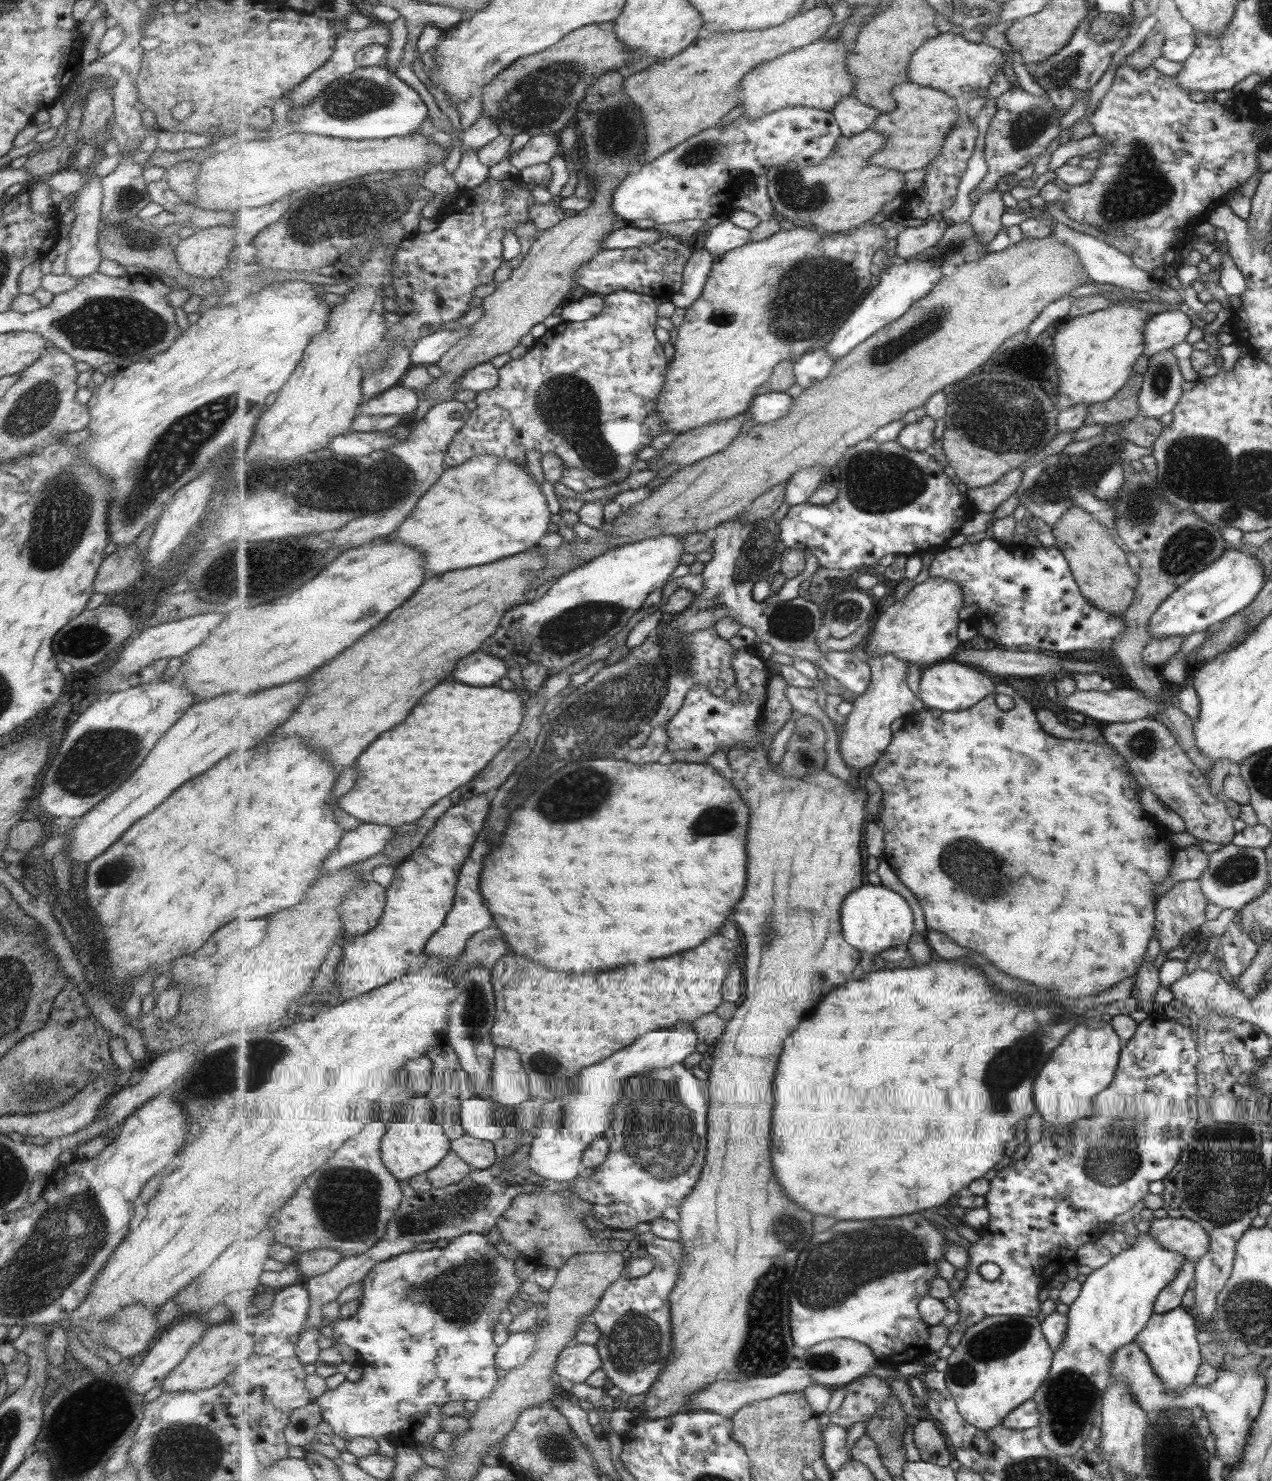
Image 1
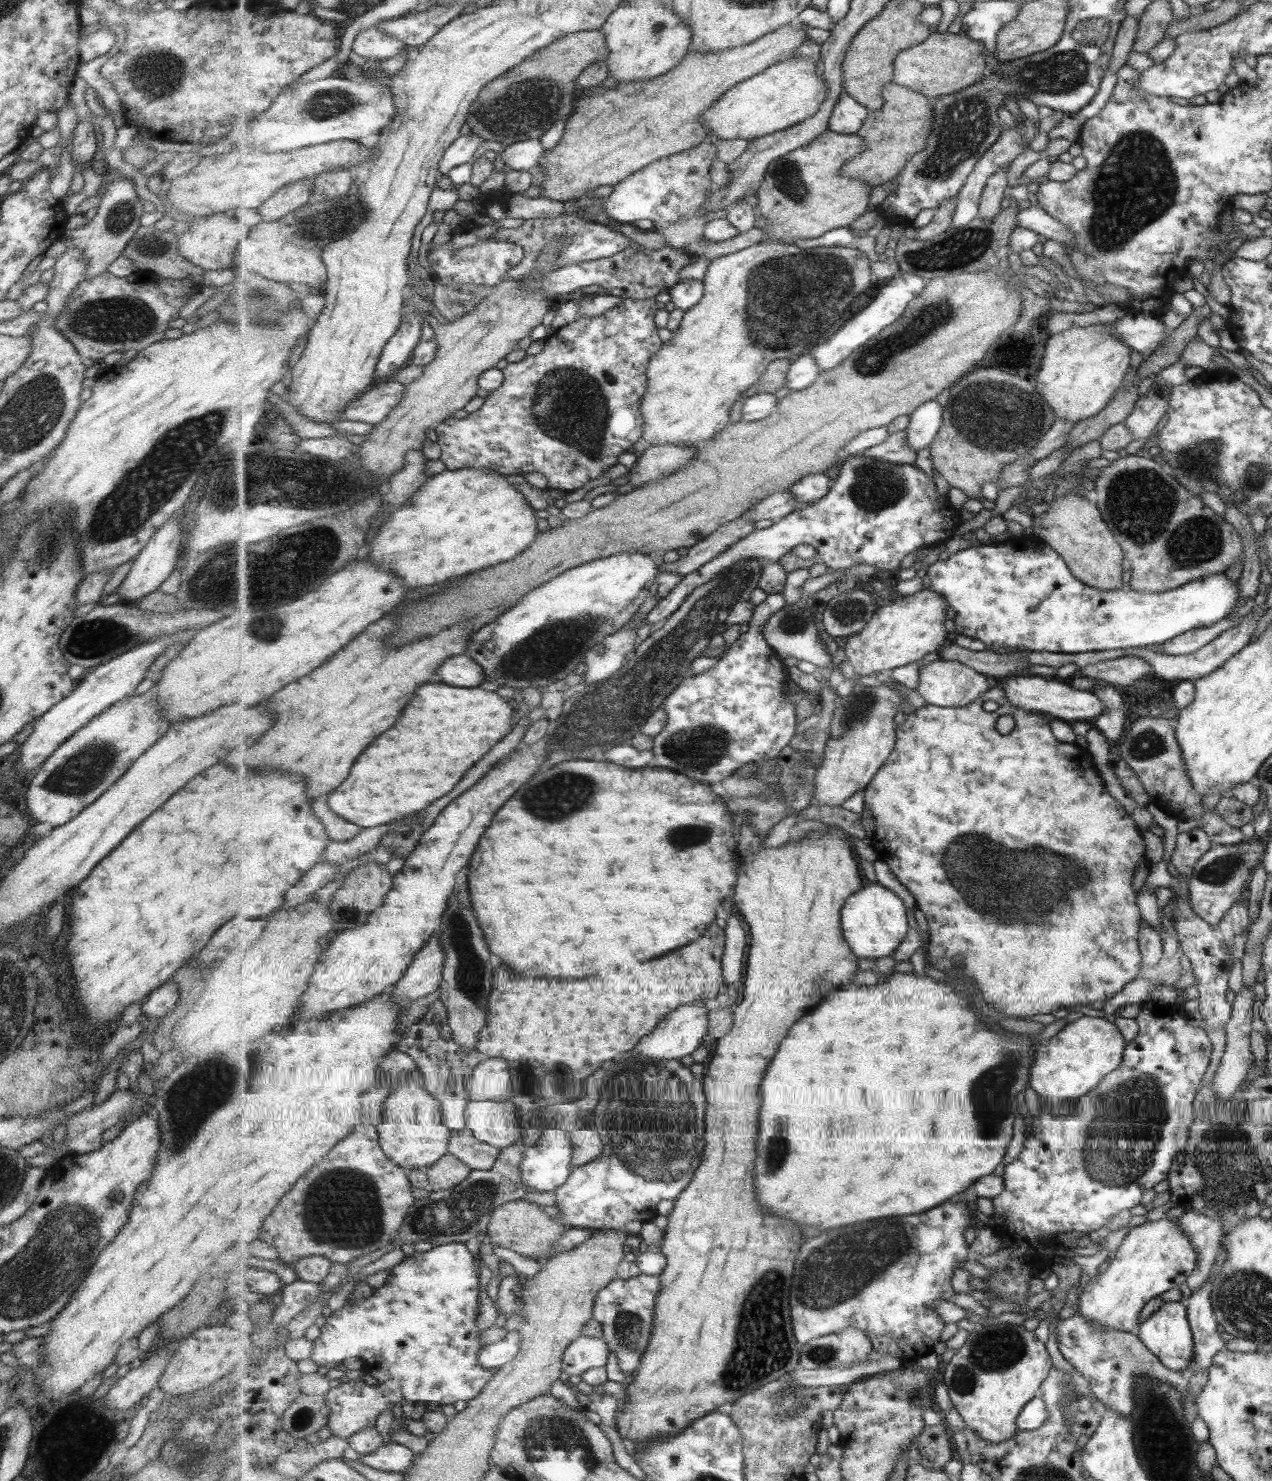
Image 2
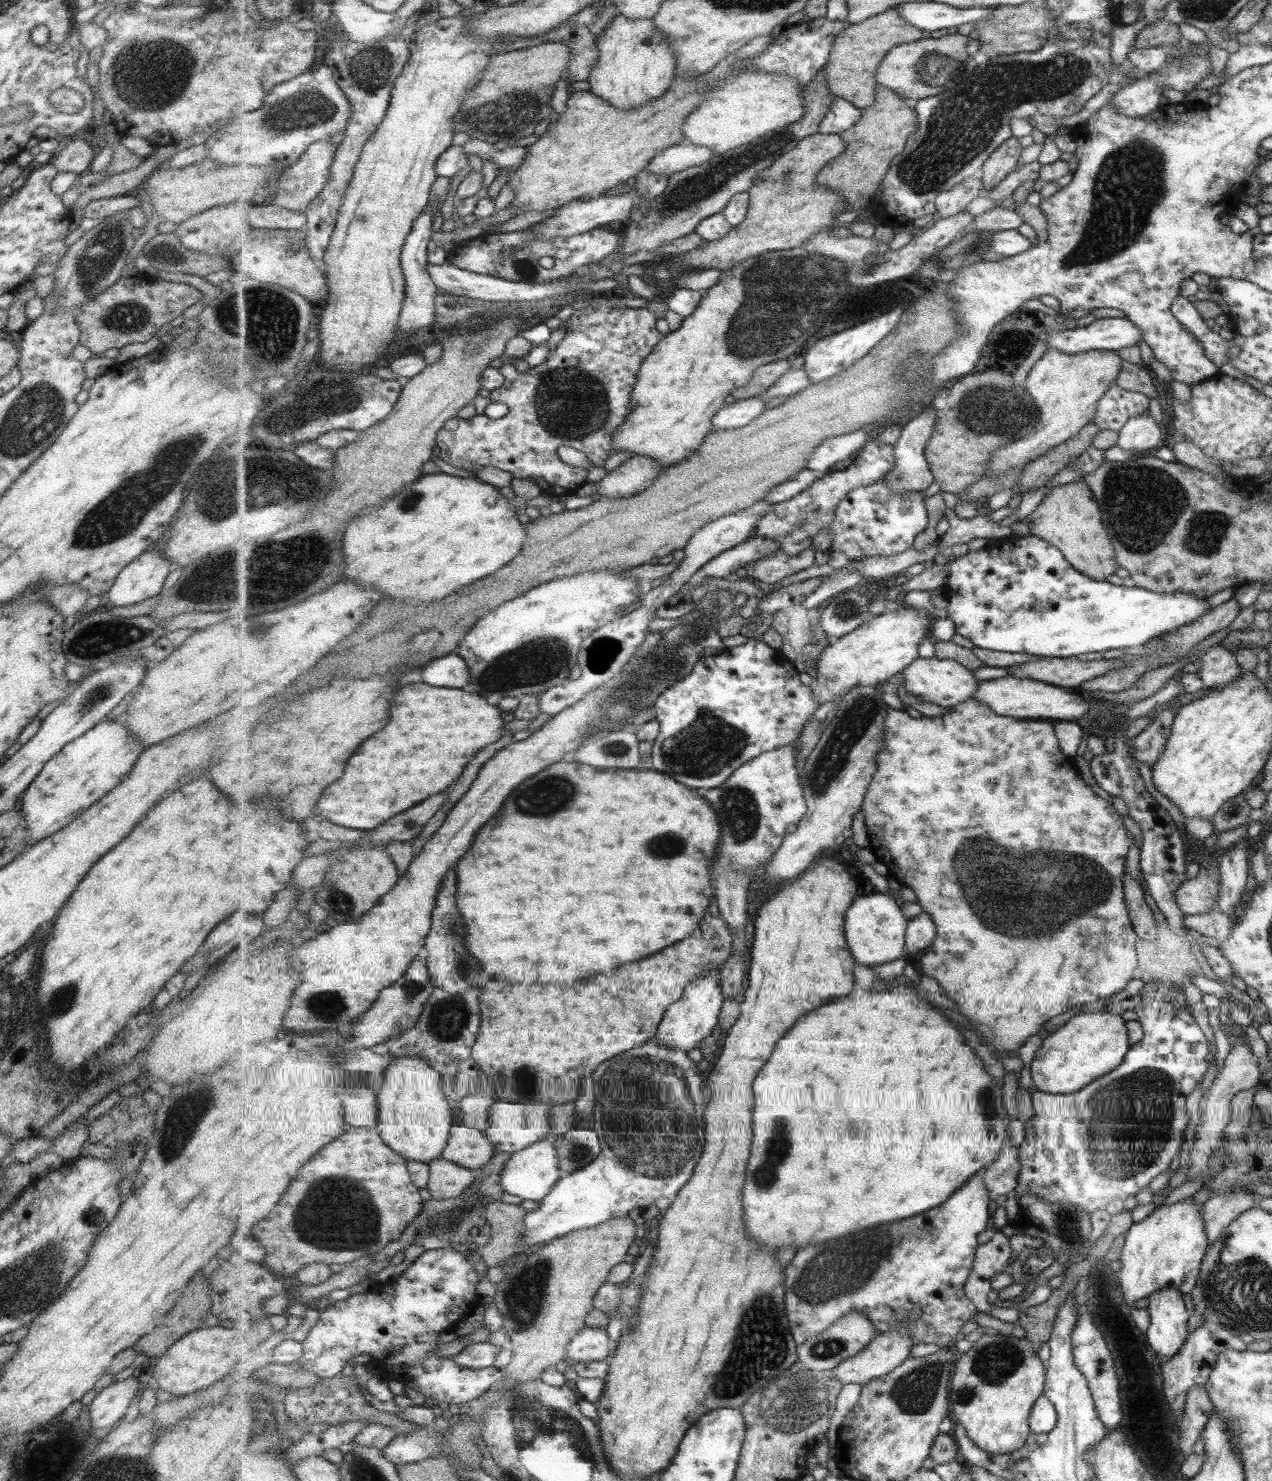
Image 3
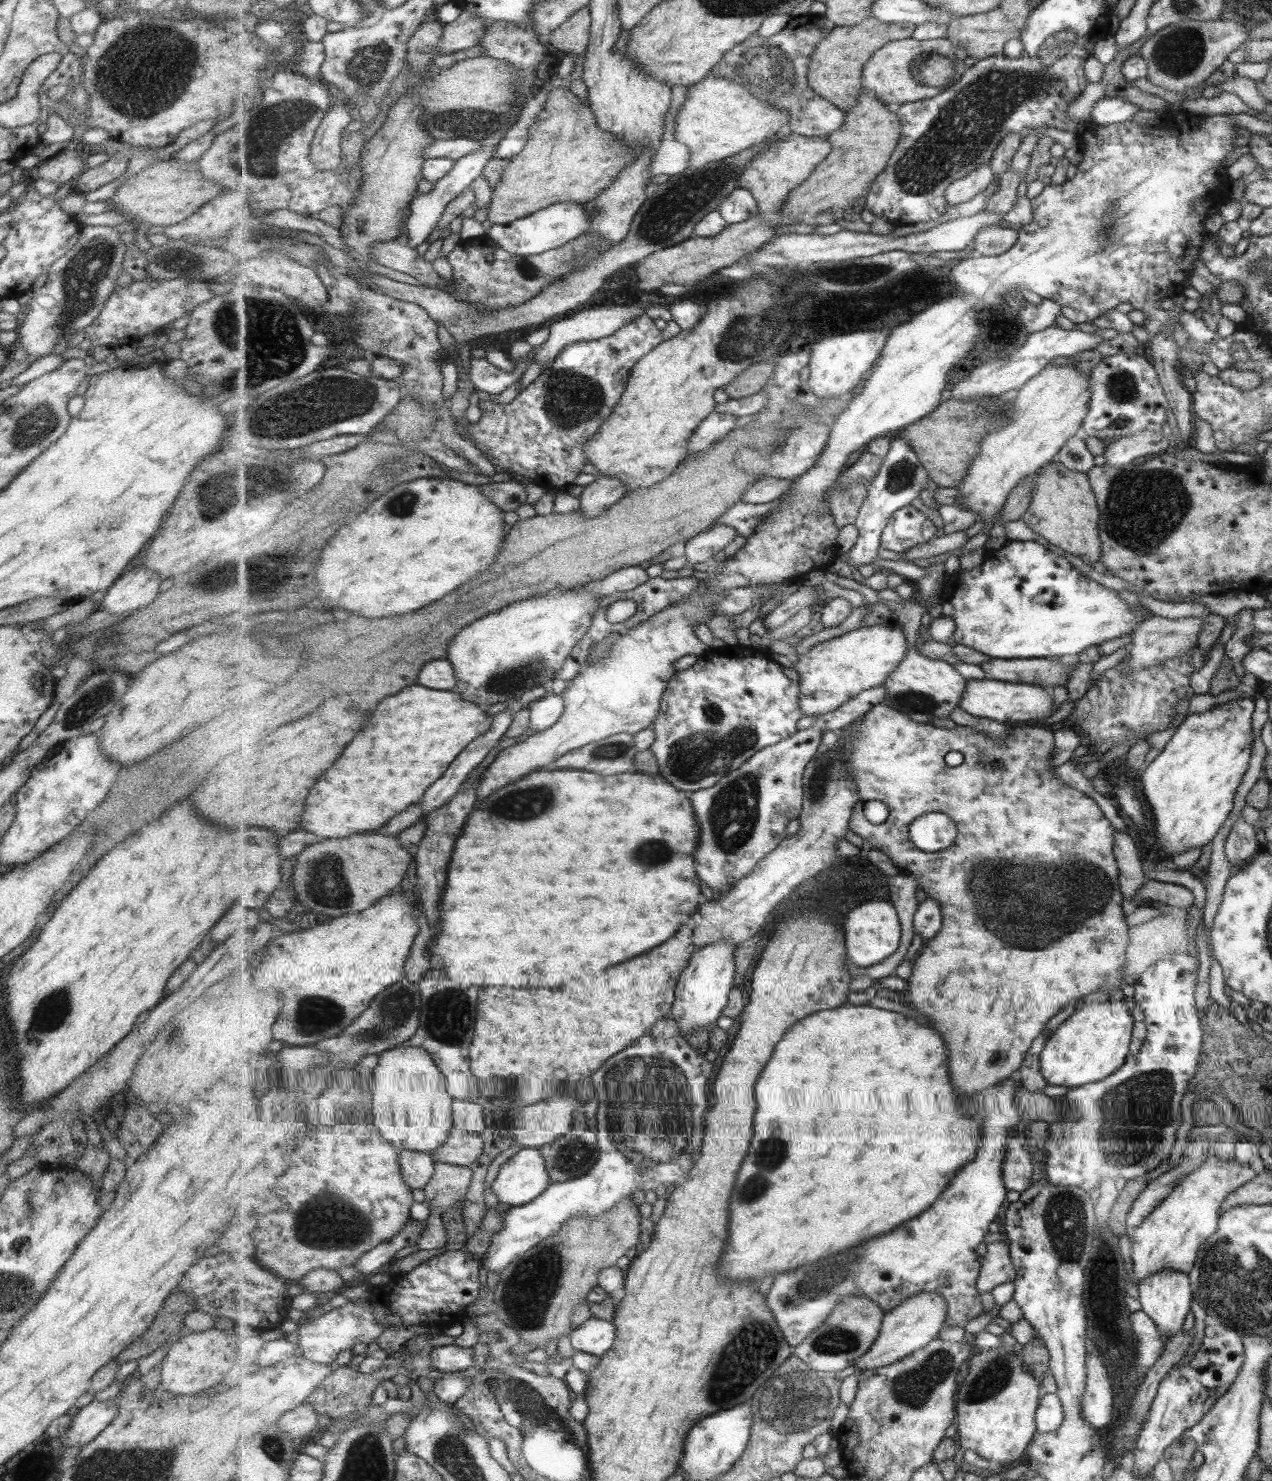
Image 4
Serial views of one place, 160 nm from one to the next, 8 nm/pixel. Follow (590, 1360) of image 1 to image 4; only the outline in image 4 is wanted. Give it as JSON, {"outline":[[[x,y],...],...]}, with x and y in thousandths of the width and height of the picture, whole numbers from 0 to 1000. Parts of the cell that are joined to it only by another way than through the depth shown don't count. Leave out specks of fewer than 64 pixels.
{"outline":[[[465,889],[448,900],[449,908],[453,912],[476,916],[484,907],[484,894]]]}

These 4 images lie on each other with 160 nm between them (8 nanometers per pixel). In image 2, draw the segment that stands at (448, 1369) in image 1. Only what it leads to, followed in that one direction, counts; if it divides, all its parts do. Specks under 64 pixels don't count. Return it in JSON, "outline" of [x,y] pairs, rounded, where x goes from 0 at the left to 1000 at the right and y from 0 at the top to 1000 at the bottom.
{"outline":[[[359,839],[355,840],[350,840],[345,842],[340,842],[336,845],[326,845],[323,848],[320,848],[314,853],[311,854],[307,857],[307,860],[304,866],[302,866],[300,869],[293,871],[293,874],[287,877],[284,878],[281,880],[271,880],[268,884],[256,887],[256,894],[252,896],[252,901],[248,905],[247,914],[245,914],[244,918],[248,920],[252,926],[263,924],[264,922],[268,921],[271,917],[284,917],[286,918],[286,921],[289,921],[290,924],[292,924],[291,928],[297,932],[296,936],[288,935],[284,932],[279,932],[274,935],[268,935],[264,933],[262,940],[259,940],[256,942],[257,949],[259,950],[259,954],[258,956],[258,965],[263,970],[267,970],[268,971],[274,972],[275,970],[281,968],[282,966],[286,966],[286,964],[290,964],[291,963],[295,963],[296,957],[304,953],[304,952],[309,952],[310,949],[314,950],[318,948],[318,947],[333,947],[333,948],[336,947],[340,947],[340,948],[348,949],[348,948],[358,948],[361,945],[366,945],[369,947],[373,944],[375,944],[384,933],[388,932],[388,926],[385,924],[381,924],[378,922],[377,913],[383,908],[379,907],[378,901],[379,899],[375,897],[375,889],[377,889],[377,880],[378,880],[378,856],[375,853],[375,849],[373,847],[367,843],[367,840]]]}

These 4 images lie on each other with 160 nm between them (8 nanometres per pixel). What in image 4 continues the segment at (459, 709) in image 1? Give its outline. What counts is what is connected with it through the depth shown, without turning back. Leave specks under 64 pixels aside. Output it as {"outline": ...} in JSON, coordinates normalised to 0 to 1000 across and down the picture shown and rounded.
{"outline":[[[322,463],[317,465],[314,469],[303,471],[295,482],[293,486],[287,490],[284,497],[274,502],[271,510],[260,519],[246,532],[246,537],[243,537],[243,543],[240,546],[240,554],[237,558],[240,560],[246,560],[256,567],[265,567],[268,564],[287,562],[287,560],[296,560],[303,558],[307,552],[320,547],[323,543],[328,543],[336,532],[342,529],[359,513],[359,510],[381,496],[387,491],[388,484],[380,480],[378,476],[368,473],[358,467],[339,466],[334,463]]]}

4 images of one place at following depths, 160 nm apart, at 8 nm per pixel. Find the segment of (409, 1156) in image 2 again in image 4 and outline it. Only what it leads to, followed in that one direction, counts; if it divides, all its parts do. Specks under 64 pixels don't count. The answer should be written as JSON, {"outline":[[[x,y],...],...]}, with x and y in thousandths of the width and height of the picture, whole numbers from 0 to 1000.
{"outline":[[[314,706],[299,711],[299,718],[295,722],[292,733],[293,758],[300,766],[314,777],[337,778],[349,774],[357,762],[356,745],[349,724],[333,707]]]}

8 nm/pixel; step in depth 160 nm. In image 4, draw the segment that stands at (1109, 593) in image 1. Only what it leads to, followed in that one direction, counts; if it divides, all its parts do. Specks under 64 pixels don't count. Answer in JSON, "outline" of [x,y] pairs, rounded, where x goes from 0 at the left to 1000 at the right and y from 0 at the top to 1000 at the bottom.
{"outline":[[[828,311],[822,313],[818,317],[813,337],[809,344],[803,350],[825,367],[834,370],[836,373],[842,374],[850,379],[858,381],[864,379],[866,370],[865,362],[862,362],[862,342],[855,323],[851,319],[842,319],[836,313]]]}

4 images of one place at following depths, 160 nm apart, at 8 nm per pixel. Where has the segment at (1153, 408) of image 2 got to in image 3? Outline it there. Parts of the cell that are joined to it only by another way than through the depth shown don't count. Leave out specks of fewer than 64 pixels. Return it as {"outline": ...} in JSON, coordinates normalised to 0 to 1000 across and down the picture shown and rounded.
{"outline":[[[900,278],[897,281],[891,281],[884,285],[884,288],[879,291],[879,296],[877,300],[881,304],[893,305],[902,302],[913,302],[913,290],[908,286],[905,280]]]}

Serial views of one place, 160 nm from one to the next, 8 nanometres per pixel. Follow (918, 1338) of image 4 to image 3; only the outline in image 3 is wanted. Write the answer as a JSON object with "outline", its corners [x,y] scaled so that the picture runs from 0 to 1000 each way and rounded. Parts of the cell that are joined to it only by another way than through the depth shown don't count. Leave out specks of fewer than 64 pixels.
{"outline":[[[709,894],[697,901],[691,900],[681,911],[661,920],[655,928],[664,935],[678,936],[704,925],[715,916],[717,909],[714,894]]]}

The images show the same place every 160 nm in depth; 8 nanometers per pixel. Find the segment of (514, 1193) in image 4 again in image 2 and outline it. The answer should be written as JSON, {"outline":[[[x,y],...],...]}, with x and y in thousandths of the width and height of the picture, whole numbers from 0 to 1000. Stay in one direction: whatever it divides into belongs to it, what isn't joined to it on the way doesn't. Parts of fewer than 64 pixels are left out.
{"outline":[[[429,763],[420,774],[414,776],[414,781],[410,786],[410,795],[417,805],[436,805],[447,798],[452,789],[450,785],[451,772],[447,764]]]}

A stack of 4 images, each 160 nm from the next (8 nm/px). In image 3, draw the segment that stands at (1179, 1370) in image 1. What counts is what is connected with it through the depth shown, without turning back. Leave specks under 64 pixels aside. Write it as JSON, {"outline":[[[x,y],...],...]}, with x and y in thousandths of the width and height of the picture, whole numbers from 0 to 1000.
{"outline":[[[914,870],[902,876],[900,885],[904,893],[899,899],[900,907],[915,918],[925,915],[934,903],[934,889],[929,874],[924,870]]]}

